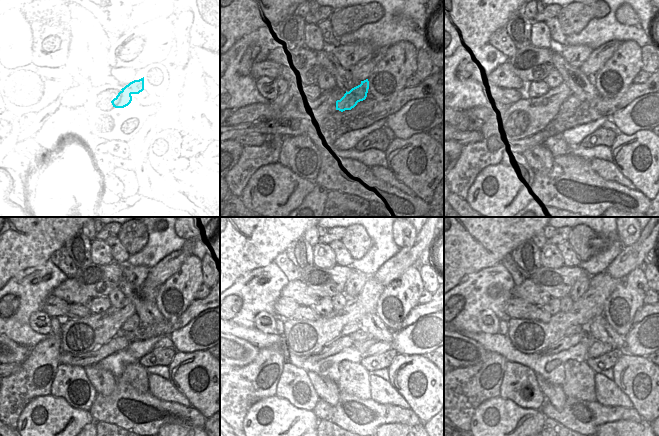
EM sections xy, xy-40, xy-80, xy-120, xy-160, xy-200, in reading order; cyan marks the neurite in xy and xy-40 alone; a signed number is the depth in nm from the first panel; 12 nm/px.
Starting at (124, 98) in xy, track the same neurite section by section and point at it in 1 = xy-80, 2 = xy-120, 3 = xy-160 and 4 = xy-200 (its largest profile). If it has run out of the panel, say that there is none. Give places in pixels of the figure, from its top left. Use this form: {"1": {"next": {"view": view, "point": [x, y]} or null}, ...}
{"1": {"next": {"view": "xy-80", "point": [574, 101]}}, "2": {"next": {"view": "xy-120", "point": [131, 324]}}, "3": {"next": {"view": "xy-160", "point": [348, 329]}}, "4": {"next": {"view": "xy-200", "point": [574, 329]}}}

